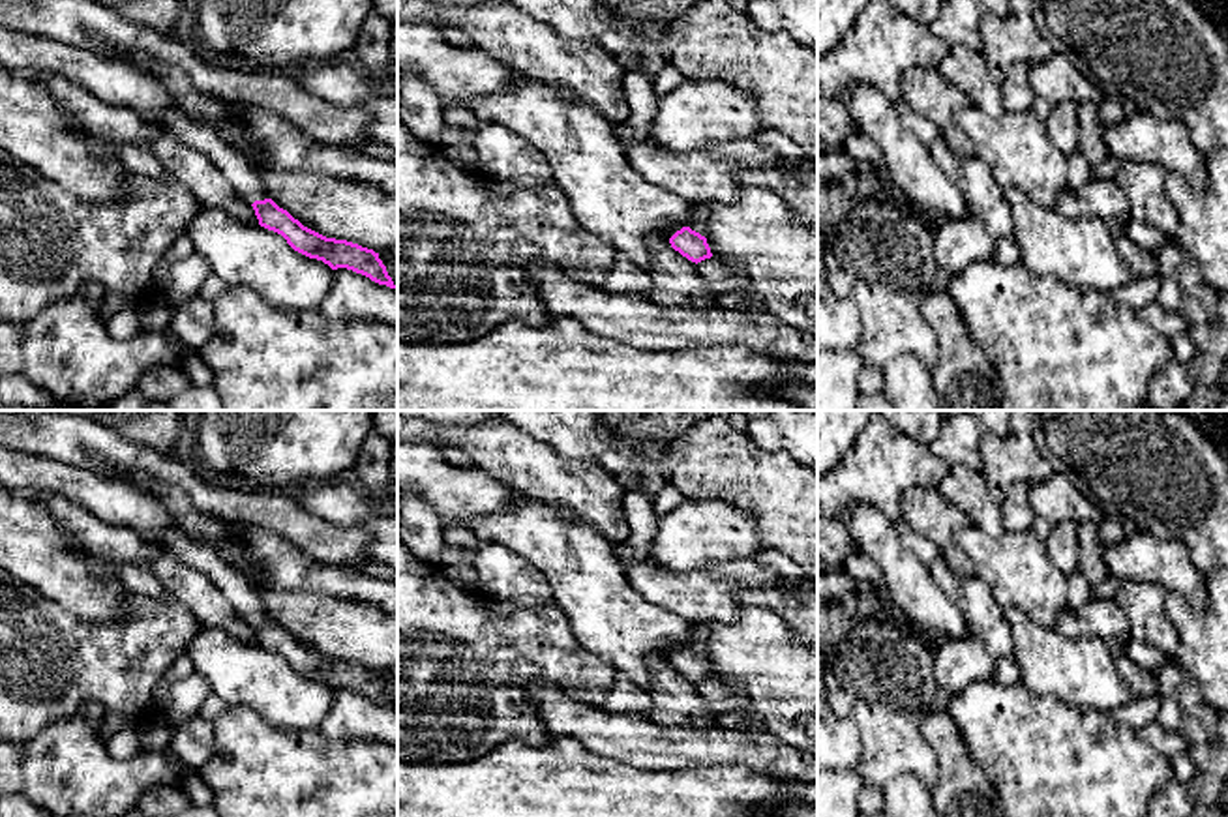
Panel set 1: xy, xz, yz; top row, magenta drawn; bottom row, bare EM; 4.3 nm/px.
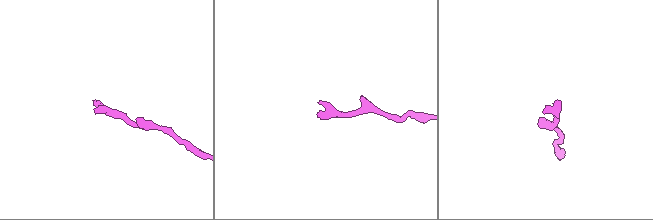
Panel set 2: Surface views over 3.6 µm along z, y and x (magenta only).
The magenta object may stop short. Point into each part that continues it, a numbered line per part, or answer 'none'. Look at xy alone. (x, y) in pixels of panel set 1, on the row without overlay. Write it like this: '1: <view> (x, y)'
1: xy (237, 589)

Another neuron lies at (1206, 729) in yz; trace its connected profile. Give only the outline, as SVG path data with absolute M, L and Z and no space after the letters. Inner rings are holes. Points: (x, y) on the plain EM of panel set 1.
M1168 661L1153 669L1157 680L1157 695L1174 699L1181 710L1181 733L1189 742L1189 757L1194 763L1194 776L1187 783L1200 806L1219 806L1228 787L1228 712L1219 712L1206 703L1194 680L1185 675L1176 661Z

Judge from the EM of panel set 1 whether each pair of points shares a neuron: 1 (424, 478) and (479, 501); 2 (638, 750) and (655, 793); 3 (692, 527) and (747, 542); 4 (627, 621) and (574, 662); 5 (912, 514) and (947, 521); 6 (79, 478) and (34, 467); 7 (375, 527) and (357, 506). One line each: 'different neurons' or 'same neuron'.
1: same neuron
2: different neurons
3: same neuron
4: different neurons
5: same neuron
6: same neuron
7: different neurons

